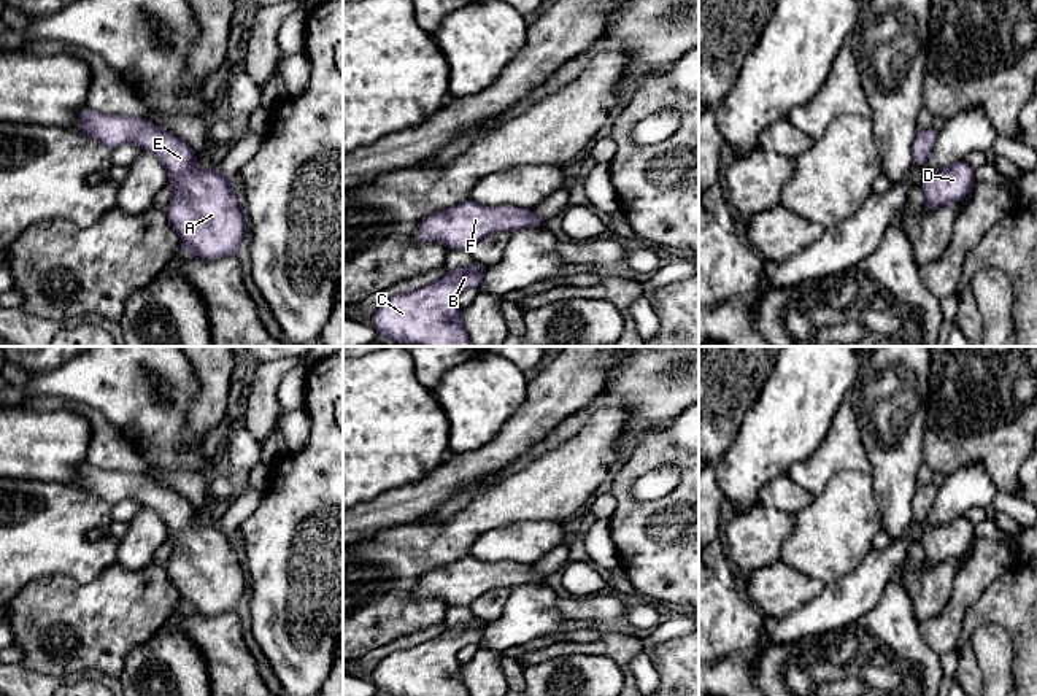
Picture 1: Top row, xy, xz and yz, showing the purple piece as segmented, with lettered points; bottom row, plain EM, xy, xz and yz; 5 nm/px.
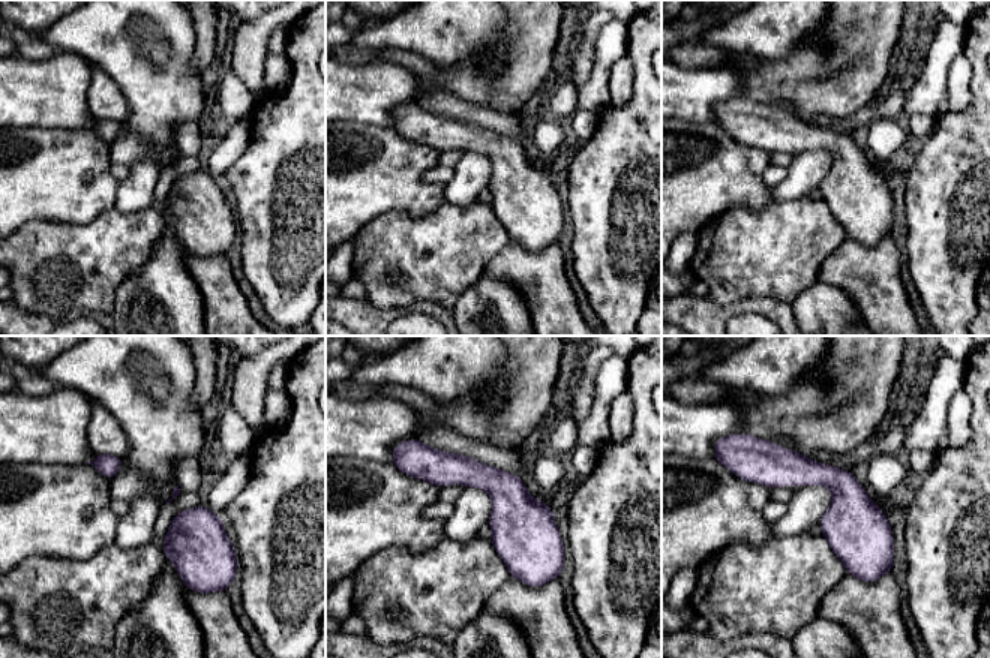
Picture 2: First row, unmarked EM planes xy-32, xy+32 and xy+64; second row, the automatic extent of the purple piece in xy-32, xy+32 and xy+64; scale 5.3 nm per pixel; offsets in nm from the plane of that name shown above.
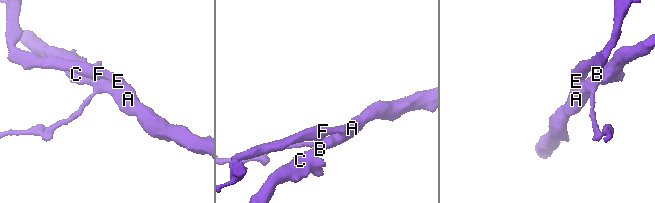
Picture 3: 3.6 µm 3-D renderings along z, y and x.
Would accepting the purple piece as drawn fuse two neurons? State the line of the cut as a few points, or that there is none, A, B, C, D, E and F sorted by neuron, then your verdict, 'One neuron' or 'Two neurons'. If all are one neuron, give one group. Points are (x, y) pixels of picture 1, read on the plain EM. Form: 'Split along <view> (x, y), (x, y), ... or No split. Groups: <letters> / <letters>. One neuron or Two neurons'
No split. Groups: A B C D E F. One neuron

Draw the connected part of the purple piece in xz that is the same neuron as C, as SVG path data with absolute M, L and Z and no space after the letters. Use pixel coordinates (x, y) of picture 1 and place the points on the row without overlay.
M475 618L410 648L400 648L383 658L370 674L376 691L391 696L468 696L461 675L457 652L480 644L491 621Z

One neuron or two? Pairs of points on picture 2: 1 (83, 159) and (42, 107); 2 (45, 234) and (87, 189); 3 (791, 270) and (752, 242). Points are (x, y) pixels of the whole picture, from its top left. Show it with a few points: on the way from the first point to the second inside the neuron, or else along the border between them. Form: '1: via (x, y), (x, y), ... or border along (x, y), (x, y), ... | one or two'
1: border along (86, 126), (23, 128) | two
2: border along (93, 221), (84, 224), (27, 221), (23, 225) | two
3: via (782, 261), (773, 252), (761, 251) | one

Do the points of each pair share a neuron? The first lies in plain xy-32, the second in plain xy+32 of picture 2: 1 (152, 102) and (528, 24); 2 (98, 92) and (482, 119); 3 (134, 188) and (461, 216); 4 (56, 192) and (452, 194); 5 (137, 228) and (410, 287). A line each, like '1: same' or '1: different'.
1: different
2: same
3: different
4: different
5: same

